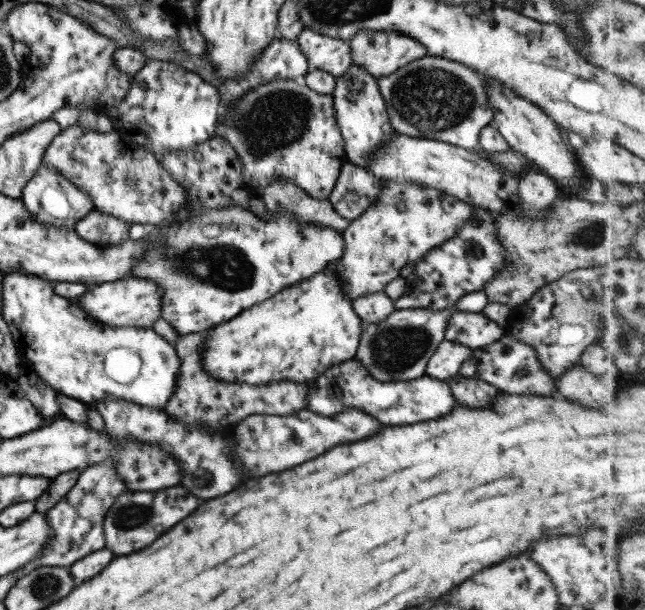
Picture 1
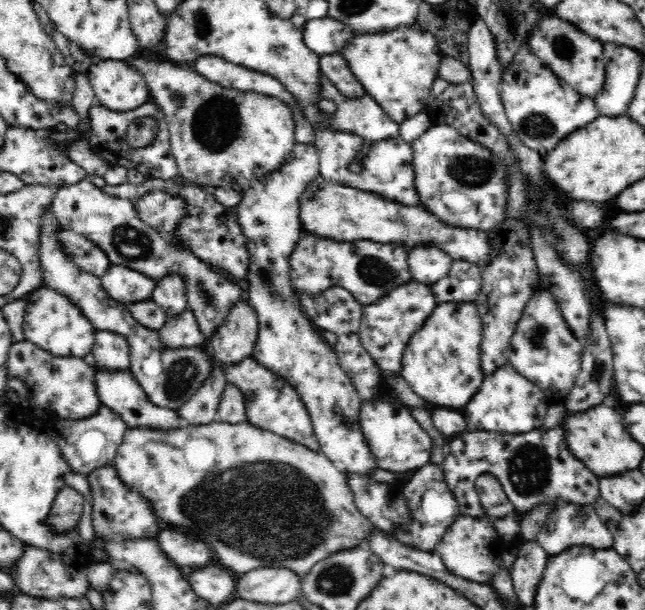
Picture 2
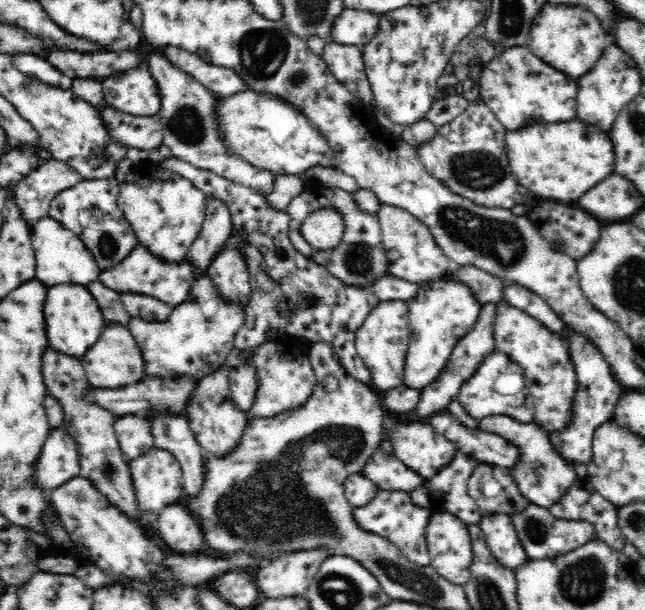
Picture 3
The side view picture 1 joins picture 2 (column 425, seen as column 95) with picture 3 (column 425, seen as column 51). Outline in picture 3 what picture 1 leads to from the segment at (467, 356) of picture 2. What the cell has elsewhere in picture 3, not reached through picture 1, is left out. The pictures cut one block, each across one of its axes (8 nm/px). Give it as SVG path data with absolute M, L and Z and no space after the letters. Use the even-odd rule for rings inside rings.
M453 269L448 270L444 277L432 279L431 281L425 281L424 283L420 284L418 290L416 291L416 296L413 296L407 300L410 336L408 350L405 358L404 385L414 390L424 390L424 388L428 387L428 384L432 384L432 382L436 380L438 374L443 371L445 364L449 361L452 349L456 346L456 343L460 339L464 338L472 330L472 328L474 328L474 325L476 324L476 321L479 317L479 312L482 304L476 300L476 297L472 296L472 289L470 289L468 285L460 281L454 281L454 279L448 279L448 273L450 271L453 271Z

